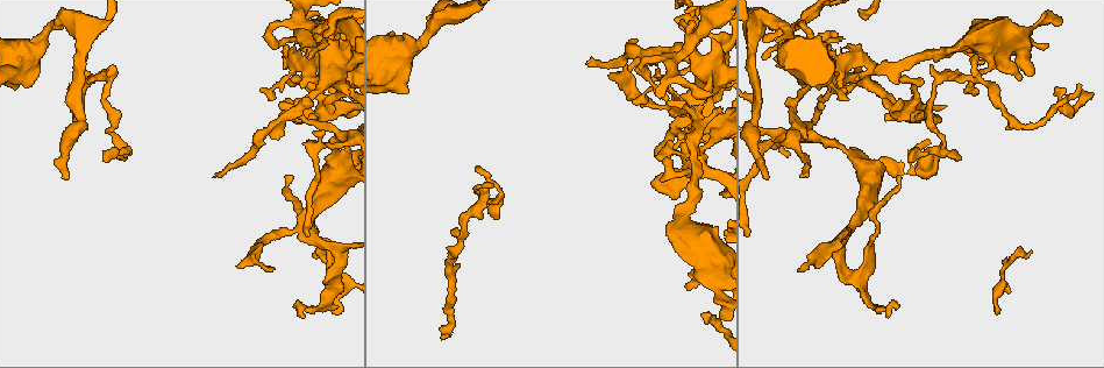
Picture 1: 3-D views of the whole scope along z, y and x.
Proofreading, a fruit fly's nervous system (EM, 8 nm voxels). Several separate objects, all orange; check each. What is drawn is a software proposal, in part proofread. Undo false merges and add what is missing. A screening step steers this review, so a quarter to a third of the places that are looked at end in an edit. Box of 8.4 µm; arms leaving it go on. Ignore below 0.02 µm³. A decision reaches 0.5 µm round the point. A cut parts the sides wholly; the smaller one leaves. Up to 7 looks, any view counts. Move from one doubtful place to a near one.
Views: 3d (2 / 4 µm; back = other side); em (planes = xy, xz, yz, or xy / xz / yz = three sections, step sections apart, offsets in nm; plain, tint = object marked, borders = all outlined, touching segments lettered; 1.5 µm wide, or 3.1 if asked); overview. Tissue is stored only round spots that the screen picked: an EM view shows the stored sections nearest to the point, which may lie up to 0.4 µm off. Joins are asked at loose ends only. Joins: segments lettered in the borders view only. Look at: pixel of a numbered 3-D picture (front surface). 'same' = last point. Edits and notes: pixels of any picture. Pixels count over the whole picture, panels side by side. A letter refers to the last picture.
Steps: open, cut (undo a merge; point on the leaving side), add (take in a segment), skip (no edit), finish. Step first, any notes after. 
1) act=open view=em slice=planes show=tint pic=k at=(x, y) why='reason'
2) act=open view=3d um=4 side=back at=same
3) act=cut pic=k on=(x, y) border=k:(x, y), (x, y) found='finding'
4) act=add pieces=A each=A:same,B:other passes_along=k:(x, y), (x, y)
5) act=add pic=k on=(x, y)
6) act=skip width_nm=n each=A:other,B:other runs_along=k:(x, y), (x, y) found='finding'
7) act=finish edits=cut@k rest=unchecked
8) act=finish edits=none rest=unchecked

act=open view=3d um=2 pic=1 at=(802, 175) why='tapers out'

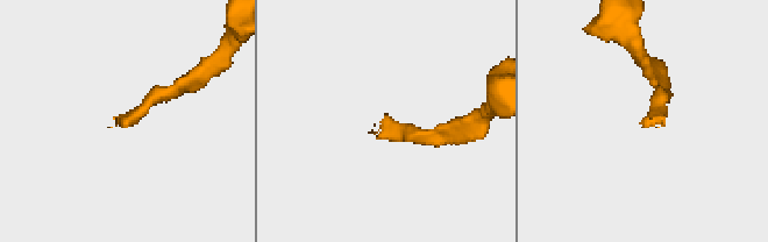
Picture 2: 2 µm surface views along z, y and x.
act=open view=em slice=yz step=8 show=borders pic=2 at=(388, 115)

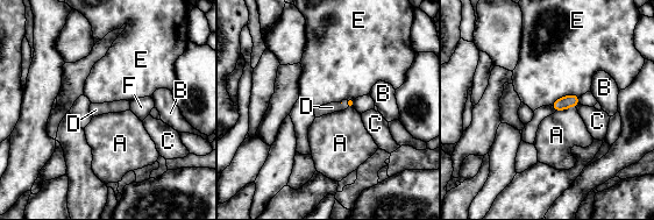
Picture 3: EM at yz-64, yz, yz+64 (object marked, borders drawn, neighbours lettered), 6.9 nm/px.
act=add pieces=D each=A:other,B:other,C:other,D:same,E:other,F:other passes_along=3:(349, 101), (346, 104), (332, 107) found='the cell continues'

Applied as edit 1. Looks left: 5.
act=open view=overview why='redraw'

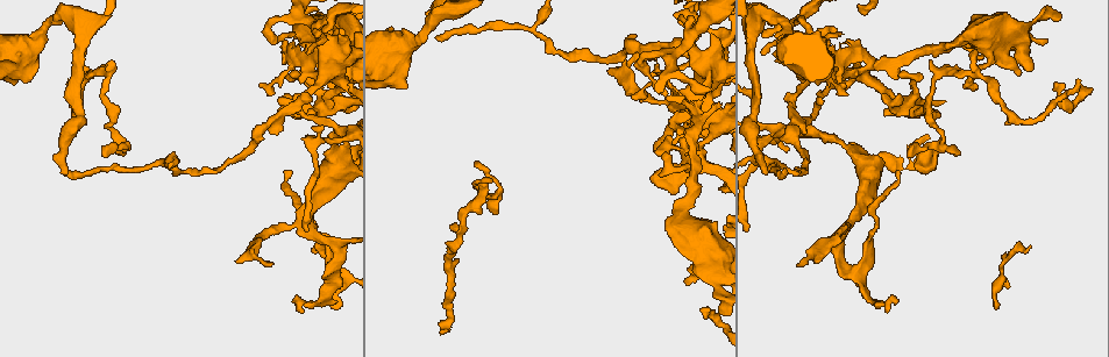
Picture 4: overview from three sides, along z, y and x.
act=open view=3d um=4 pic=4 at=(86, 51)

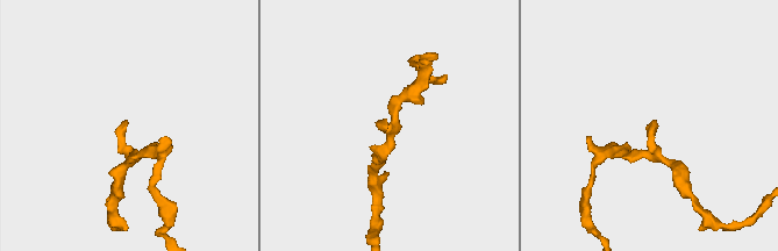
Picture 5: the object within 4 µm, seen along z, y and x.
act=open view=em slice=xy step=4 show=borders pic=5 at=(125, 120)

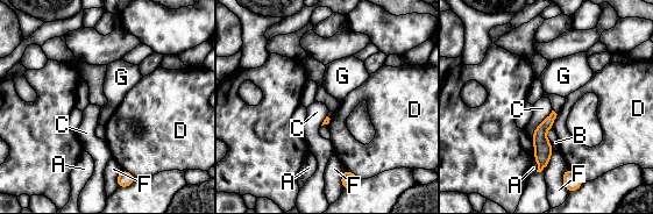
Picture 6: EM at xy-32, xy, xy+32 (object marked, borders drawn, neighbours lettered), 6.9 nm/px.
act=skip longest_contact=C:240nm each=A:other,B:other,C:other,D:other,F:other,G:other runs_along=6:(553, 115), (541, 129), (540, 166) found='no lettered segment goes on from it'

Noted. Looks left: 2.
act=finish edits=add@3 rest=unchecked

